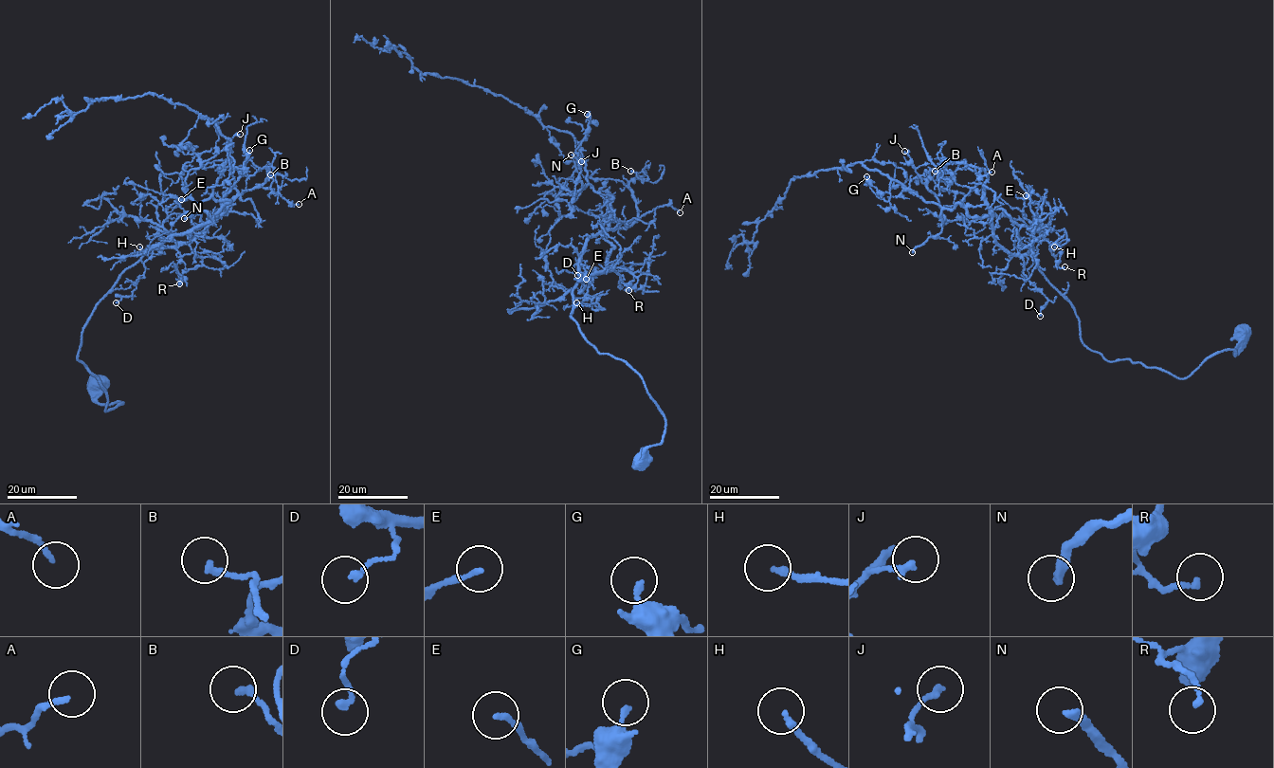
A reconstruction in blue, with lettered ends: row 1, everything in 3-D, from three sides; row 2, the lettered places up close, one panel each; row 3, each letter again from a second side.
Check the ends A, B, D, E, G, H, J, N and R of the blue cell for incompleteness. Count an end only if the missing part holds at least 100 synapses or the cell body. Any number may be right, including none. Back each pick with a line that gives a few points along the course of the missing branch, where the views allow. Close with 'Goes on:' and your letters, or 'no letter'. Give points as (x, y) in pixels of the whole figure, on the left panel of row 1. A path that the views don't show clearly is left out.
N: missing branch runs (184, 218), (159, 218), (149, 223), (137, 214), (119, 212), (112, 194), (111, 181), (101, 174)
Goes on: N

